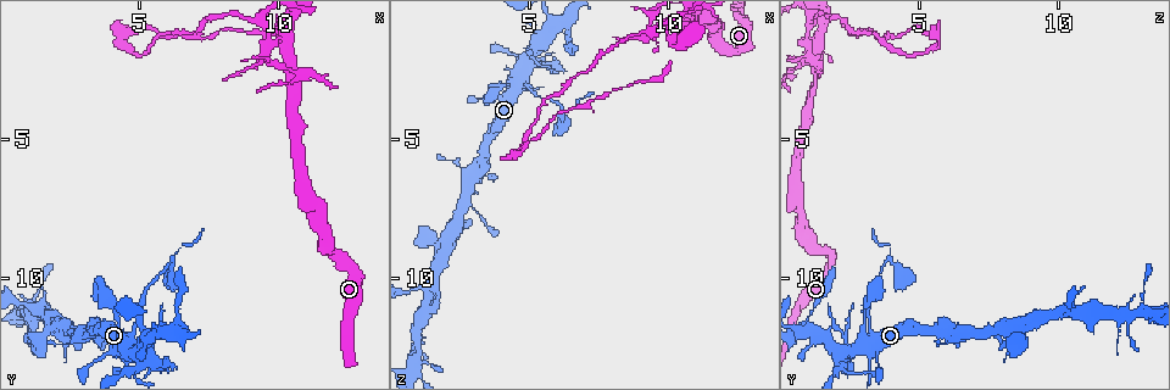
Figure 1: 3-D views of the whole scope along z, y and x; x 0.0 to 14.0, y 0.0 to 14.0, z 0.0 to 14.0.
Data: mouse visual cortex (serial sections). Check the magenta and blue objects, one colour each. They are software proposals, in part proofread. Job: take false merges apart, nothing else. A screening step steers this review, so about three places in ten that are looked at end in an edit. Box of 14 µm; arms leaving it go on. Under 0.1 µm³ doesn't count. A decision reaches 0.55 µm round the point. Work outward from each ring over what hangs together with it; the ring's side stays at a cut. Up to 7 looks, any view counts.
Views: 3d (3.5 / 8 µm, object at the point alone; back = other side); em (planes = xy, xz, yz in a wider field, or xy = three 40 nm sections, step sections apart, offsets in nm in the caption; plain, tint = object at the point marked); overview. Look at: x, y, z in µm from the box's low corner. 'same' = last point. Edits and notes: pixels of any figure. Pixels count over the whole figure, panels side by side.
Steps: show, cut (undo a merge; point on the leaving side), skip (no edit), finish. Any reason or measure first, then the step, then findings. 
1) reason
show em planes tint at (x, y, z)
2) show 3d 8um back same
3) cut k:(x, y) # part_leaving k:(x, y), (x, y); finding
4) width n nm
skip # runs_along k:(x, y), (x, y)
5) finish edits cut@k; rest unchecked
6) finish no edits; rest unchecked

looks like a crossing
show 3d 3.5um at (5.2, 12.9, 2.2)

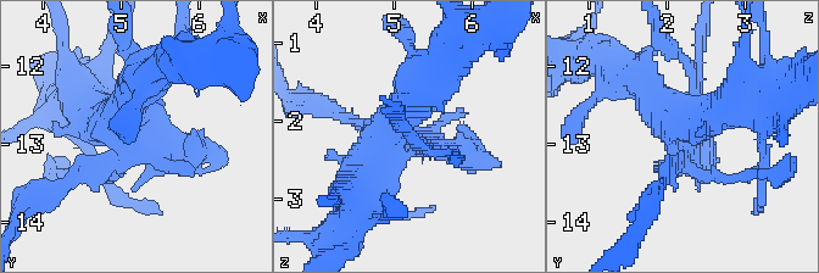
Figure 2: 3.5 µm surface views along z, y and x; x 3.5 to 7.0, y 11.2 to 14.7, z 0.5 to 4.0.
shape alone is not enough
show em xy step 2 tint same

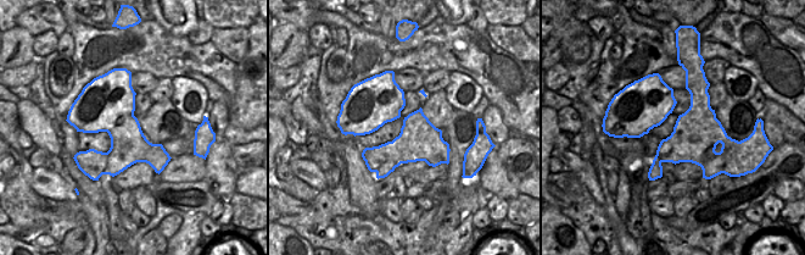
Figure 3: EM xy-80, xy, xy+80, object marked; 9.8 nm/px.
width 400 nm
cut 2:(657, 168) # part_leaving 2:(684, 143), (712, 165); two cells meet here

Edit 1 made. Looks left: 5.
see it whole again
show overview

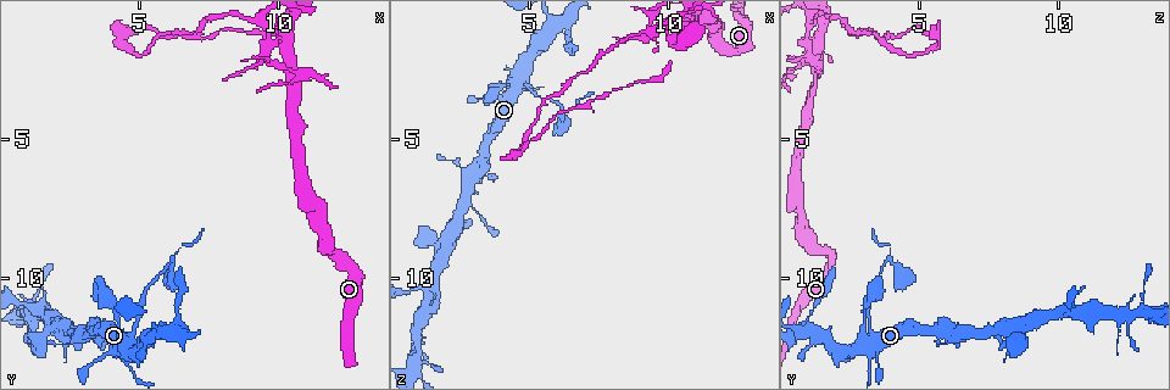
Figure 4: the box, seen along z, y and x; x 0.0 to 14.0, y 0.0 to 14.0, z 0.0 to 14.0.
thin neck
show 3d 3.5um at (5.0, 11.4, 3.2)

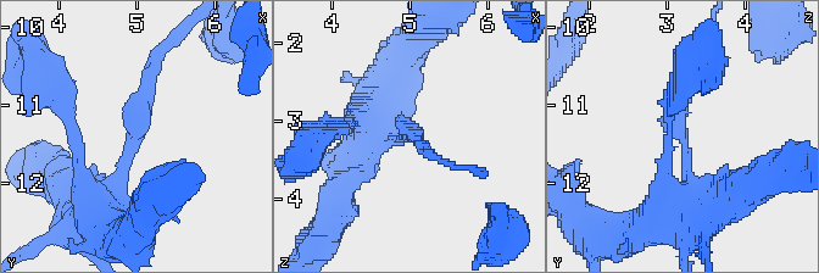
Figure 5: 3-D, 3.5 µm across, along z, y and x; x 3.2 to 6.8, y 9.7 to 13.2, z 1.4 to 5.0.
arm_widths 150, 350 nm; need the tissue
show em xy step 3 tint at (4.95, 11.50, 3.25)

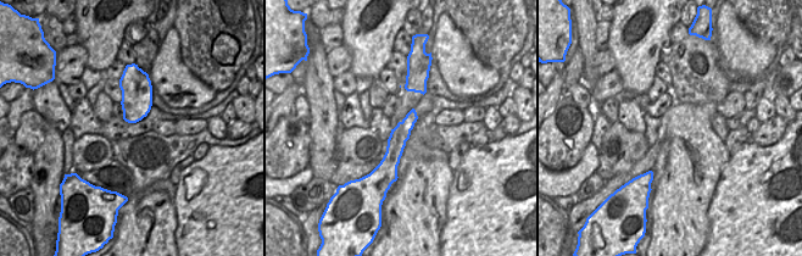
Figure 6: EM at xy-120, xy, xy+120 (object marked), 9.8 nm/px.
show em planes tint same

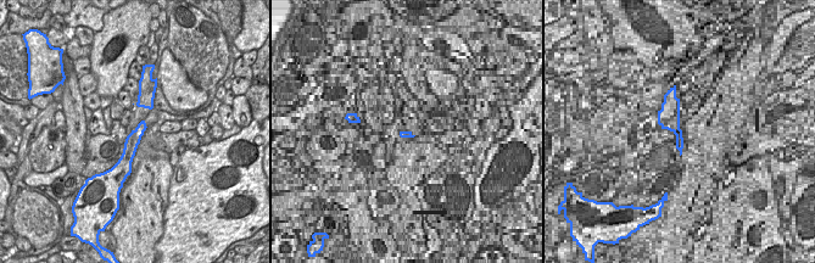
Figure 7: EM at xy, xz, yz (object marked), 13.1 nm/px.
width 190 nm
skip # runs_along 7:(143, 126), (130, 144), (126, 173); all the same cell

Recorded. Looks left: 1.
finish edits cut@2; rest unchecked

